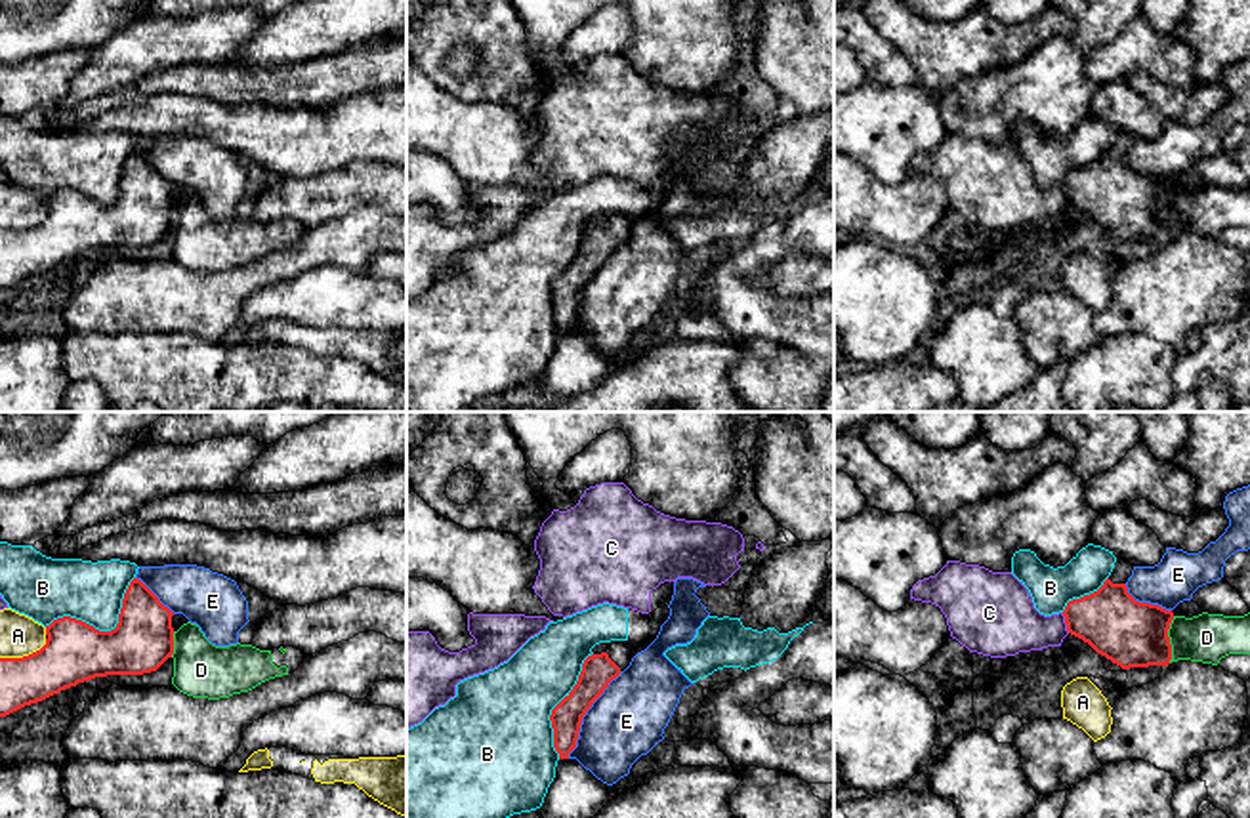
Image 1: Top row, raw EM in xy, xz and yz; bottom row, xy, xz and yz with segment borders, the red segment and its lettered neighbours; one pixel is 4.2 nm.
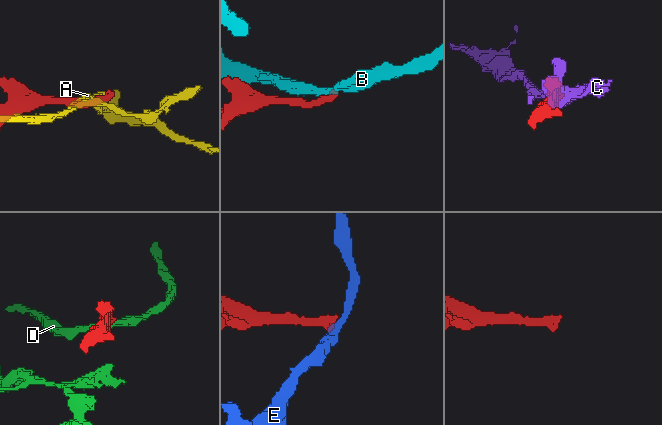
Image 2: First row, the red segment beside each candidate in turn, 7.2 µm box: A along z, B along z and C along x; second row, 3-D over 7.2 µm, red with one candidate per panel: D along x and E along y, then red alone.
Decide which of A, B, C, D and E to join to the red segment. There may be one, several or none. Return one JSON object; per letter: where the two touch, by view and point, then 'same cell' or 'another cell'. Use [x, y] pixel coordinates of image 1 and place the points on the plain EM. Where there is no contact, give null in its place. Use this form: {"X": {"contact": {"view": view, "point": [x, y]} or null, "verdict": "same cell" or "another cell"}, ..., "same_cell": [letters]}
{"A": {"contact": {"view": "xy", "point": [23, 229]}, "verdict": "another cell"}, "B": {"contact": {"view": "xy", "point": [104, 204]}, "verdict": "another cell"}, "C": {"contact": {"view": "yz", "point": [1065, 195]}, "verdict": "another cell"}, "D": {"contact": {"view": "yz", "point": [1168, 212]}, "verdict": "another cell"}, "E": {"contact": {"view": "xz", "point": [584, 286]}, "verdict": "another cell"}, "same_cell": []}

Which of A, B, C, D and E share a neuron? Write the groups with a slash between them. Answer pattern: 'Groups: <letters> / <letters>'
Groups: A / B / C / D / E

